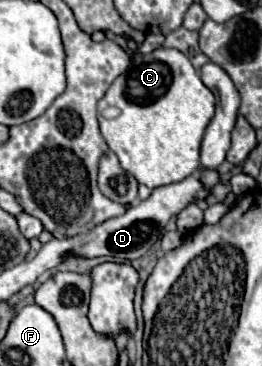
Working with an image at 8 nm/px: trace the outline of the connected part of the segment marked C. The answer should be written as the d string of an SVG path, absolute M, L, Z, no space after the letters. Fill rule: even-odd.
M156 48L154 52L132 60L128 70L112 82L106 96L98 102L98 122L106 144L116 152L122 168L140 184L158 188L180 182L200 168L200 142L210 118L214 116L214 104L214 94L202 84L194 66L180 50Z

